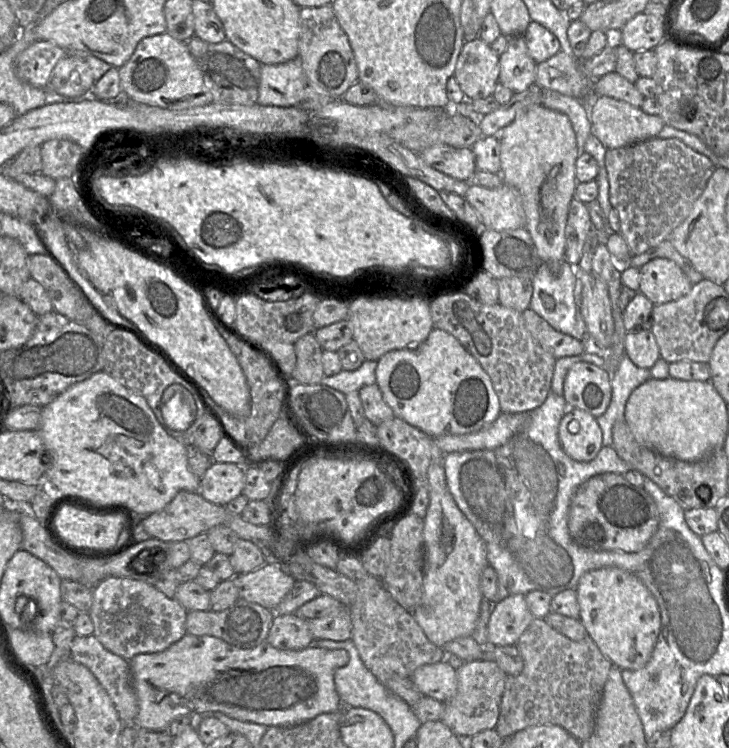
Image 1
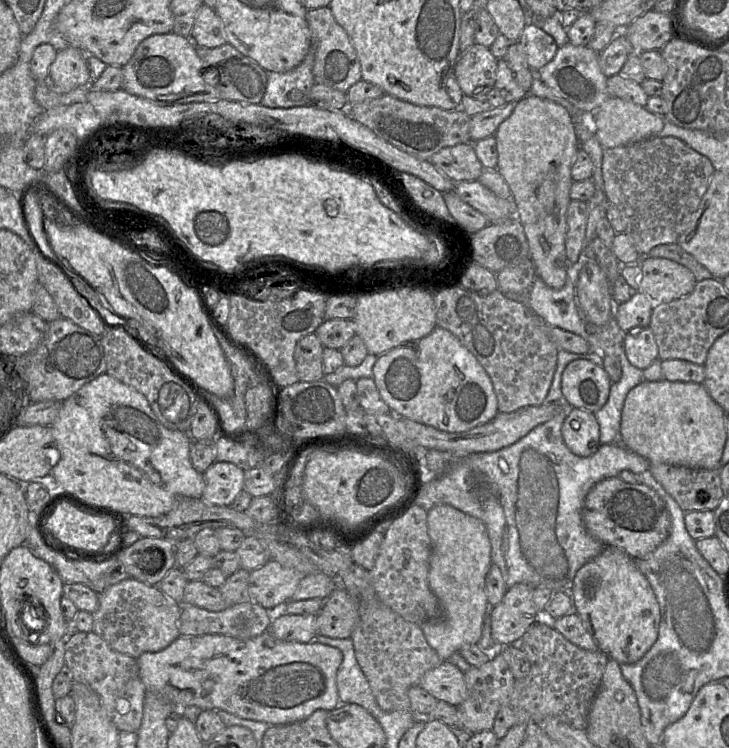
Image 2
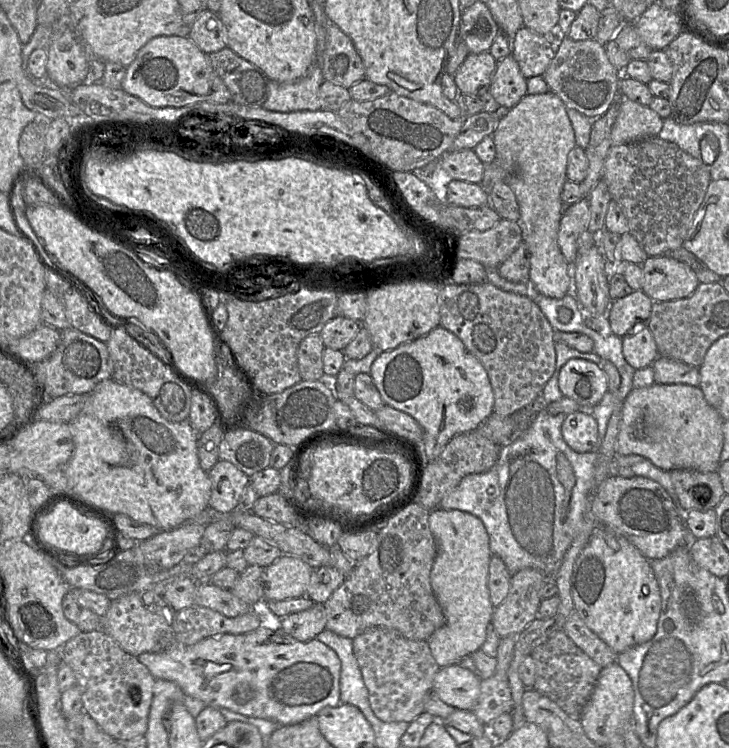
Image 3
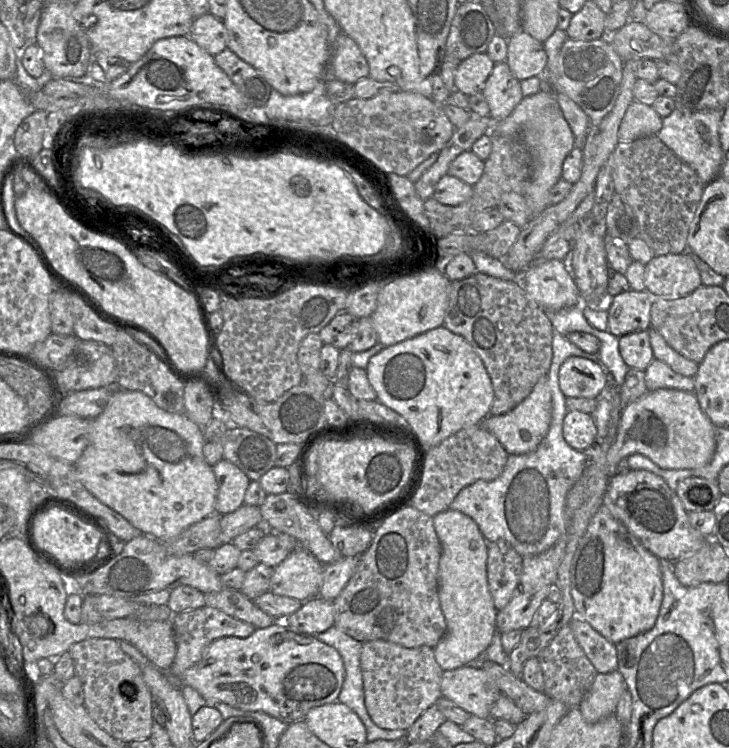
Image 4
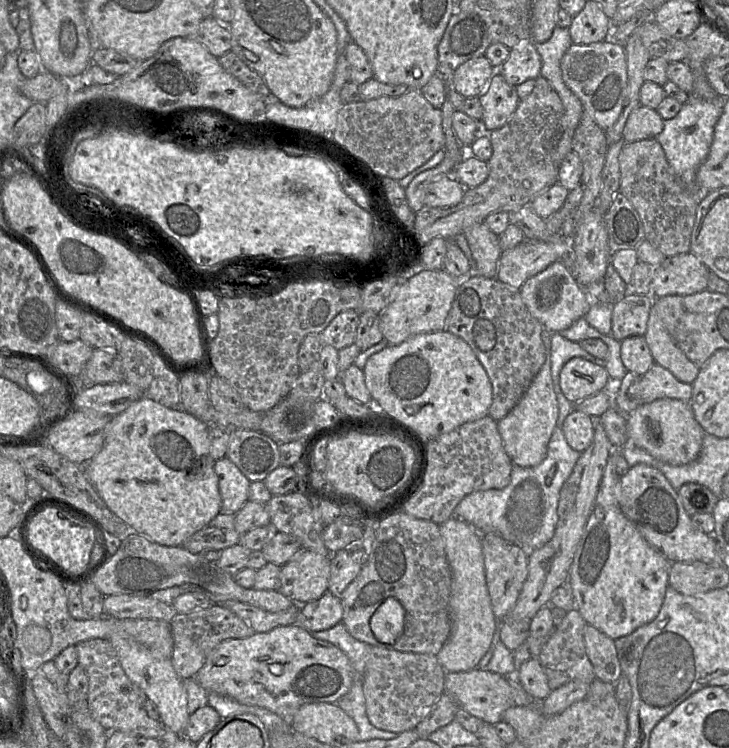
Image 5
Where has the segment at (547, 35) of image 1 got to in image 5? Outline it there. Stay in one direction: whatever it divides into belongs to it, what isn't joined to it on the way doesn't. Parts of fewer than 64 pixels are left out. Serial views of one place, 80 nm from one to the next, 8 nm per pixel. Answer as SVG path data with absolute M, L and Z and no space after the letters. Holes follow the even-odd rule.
M529 39L511 48L508 59L497 70L508 84L516 87L528 79L538 78L541 66L542 60L535 42Z

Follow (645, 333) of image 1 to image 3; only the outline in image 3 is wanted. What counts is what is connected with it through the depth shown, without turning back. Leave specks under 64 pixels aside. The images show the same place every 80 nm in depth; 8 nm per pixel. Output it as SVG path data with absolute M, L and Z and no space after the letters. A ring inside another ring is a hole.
M648 327L622 337L622 351L627 363L638 370L651 366L659 356L654 337Z

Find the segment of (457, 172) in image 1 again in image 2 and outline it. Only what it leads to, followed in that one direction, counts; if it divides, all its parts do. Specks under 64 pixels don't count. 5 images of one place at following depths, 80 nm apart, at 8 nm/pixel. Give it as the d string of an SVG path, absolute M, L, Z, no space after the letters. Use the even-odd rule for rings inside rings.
M473 143L446 147L435 153L429 161L453 182L477 181L484 168L476 156Z

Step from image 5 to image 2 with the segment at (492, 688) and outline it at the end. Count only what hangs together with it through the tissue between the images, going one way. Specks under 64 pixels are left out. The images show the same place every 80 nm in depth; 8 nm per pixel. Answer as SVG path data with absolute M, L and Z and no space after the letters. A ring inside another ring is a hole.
M448 660L426 672L419 685L437 700L454 706L461 705L467 696L464 673Z

